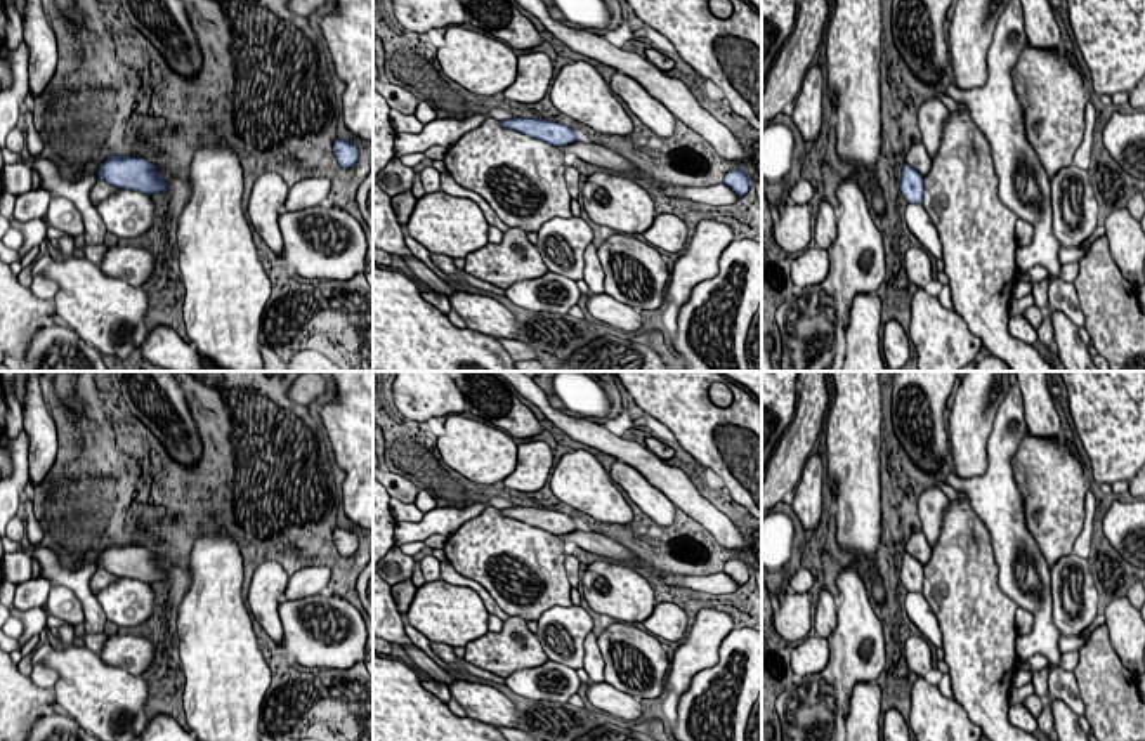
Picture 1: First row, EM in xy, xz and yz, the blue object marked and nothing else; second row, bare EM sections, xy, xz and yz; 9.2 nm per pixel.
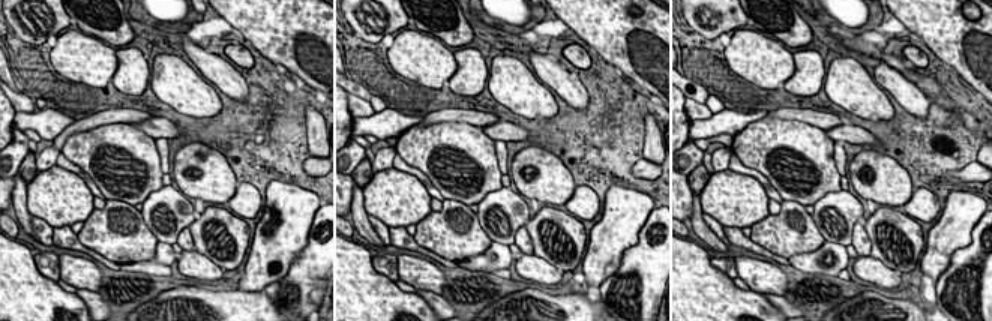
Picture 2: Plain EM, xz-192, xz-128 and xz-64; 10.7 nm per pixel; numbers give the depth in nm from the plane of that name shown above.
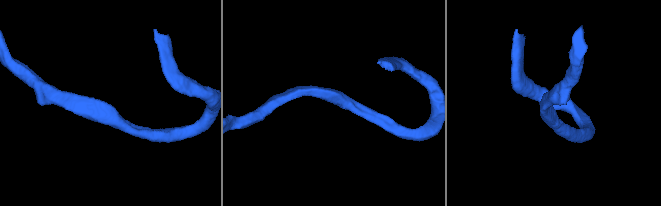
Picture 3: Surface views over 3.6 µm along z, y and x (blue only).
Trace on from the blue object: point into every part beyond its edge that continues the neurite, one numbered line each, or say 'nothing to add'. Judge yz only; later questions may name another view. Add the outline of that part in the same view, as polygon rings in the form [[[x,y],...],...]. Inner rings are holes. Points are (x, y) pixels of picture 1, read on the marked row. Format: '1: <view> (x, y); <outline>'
1: yz (918, 158); [[[923,142],[914,144],[907,151],[906,163],[918,170],[923,177],[930,172],[932,158]]]

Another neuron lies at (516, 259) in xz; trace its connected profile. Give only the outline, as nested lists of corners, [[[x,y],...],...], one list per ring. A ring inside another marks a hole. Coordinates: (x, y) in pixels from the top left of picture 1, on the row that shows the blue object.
[[[519,227],[503,231],[500,243],[487,243],[468,253],[463,271],[501,290],[517,281],[536,279],[548,272],[536,245]]]

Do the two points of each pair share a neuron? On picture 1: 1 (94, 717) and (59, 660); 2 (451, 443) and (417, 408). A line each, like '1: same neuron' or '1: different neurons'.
1: same neuron
2: different neurons

